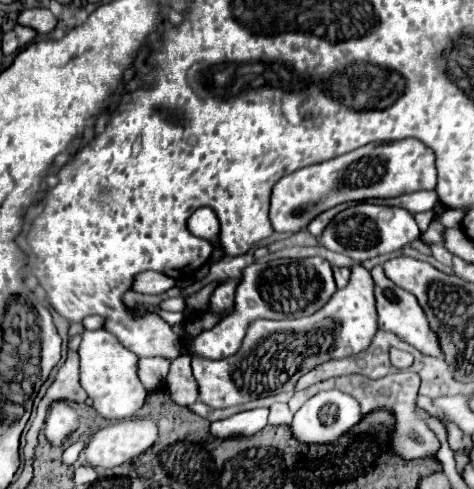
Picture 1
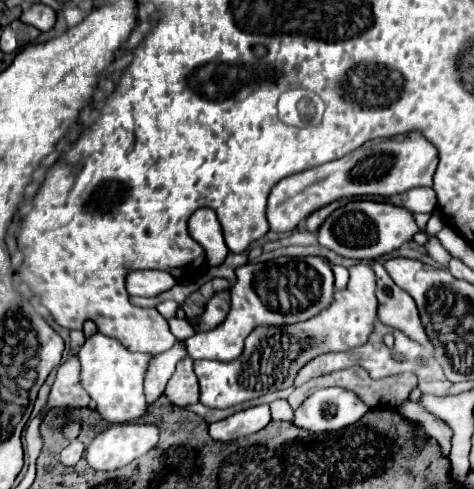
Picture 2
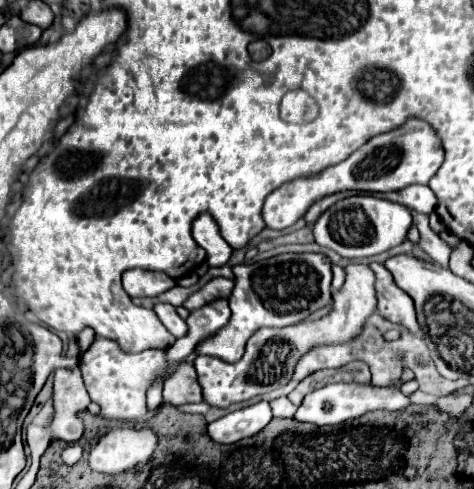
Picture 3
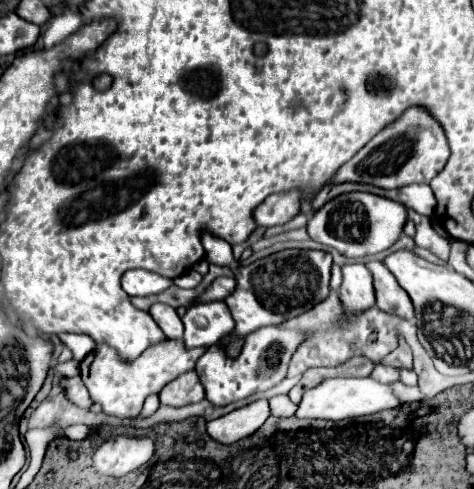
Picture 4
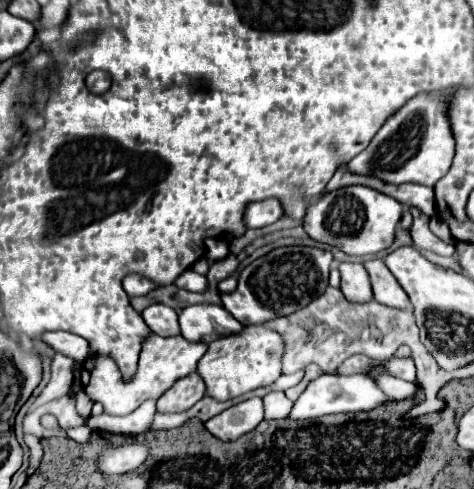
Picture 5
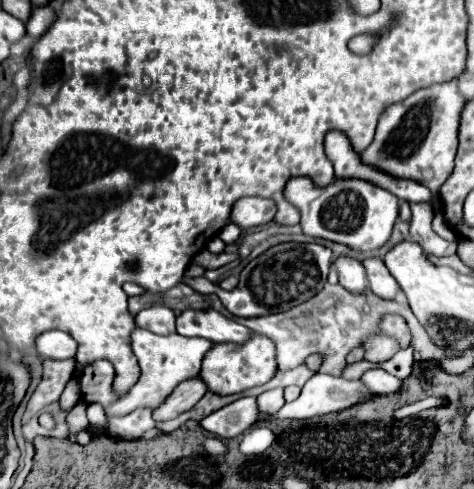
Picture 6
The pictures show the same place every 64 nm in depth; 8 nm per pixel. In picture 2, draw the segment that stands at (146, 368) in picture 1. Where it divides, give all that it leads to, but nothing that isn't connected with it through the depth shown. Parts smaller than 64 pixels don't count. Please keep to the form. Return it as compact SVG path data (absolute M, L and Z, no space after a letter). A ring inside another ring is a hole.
M180 340L170 350L154 356L154 360L146 372L146 380L144 380L144 392L146 392L148 404L154 404L162 396L164 386L176 368L176 362L180 362L184 356L188 356L186 342L180 342Z

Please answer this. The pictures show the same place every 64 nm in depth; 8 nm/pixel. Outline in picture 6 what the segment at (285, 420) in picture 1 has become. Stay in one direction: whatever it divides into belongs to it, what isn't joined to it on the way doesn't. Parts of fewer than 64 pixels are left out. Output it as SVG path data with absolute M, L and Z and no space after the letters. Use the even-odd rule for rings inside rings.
M274 388L274 390L266 390L258 396L258 408L262 412L276 412L280 406L284 404L284 396L282 396L282 388Z

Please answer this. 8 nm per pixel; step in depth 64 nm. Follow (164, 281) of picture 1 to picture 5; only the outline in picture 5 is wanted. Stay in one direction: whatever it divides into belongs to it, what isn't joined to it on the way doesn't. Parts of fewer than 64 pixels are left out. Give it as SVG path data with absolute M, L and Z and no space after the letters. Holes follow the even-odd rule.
M126 276L124 282L122 282L122 286L124 286L124 290L126 290L128 296L144 296L150 290L156 288L154 282L146 280L146 278L140 278L140 276Z

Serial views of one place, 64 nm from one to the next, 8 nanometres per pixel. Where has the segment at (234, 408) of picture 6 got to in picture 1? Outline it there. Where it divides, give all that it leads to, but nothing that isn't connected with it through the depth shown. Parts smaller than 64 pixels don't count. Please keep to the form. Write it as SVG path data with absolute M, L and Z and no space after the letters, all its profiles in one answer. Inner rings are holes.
M254 408L240 414L234 414L226 420L212 422L210 434L214 438L232 438L232 436L252 436L268 424L268 408Z

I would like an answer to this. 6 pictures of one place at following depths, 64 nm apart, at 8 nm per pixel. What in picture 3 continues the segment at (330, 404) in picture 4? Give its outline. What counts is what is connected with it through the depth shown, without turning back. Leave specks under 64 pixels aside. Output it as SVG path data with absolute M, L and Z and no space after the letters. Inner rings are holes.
M334 382L334 384L326 384L324 388L318 388L310 394L304 396L298 412L296 412L296 420L300 422L312 422L312 424L340 424L352 418L358 418L366 412L374 412L374 410L402 410L410 404L410 400L396 388L392 386L376 386L376 384L360 384L360 382Z

